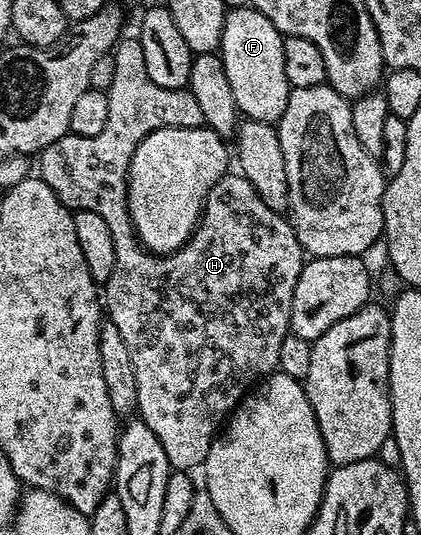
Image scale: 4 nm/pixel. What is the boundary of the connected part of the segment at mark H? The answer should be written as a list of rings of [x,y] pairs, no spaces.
[[[126,35],[114,46],[114,58],[116,59],[116,71],[112,78],[112,87],[108,90],[108,124],[104,126],[104,131],[100,135],[91,137],[76,137],[67,135],[56,139],[47,149],[42,150],[36,157],[36,173],[42,178],[52,191],[71,211],[83,209],[84,211],[96,211],[104,223],[108,223],[108,228],[112,231],[112,243],[116,246],[116,267],[112,271],[112,279],[108,279],[104,286],[104,313],[112,323],[116,323],[124,343],[128,346],[128,351],[132,354],[132,367],[136,371],[136,391],[138,392],[137,416],[148,427],[152,427],[152,435],[160,439],[160,447],[164,447],[164,455],[168,455],[168,463],[174,471],[194,471],[194,468],[205,466],[206,456],[212,447],[215,437],[227,424],[228,418],[237,409],[239,401],[251,392],[252,387],[258,382],[269,377],[271,373],[278,369],[280,359],[280,343],[284,343],[286,334],[290,332],[290,316],[292,315],[292,295],[296,291],[296,279],[300,279],[300,271],[304,264],[304,254],[302,244],[296,239],[296,231],[289,220],[281,213],[274,213],[272,207],[264,204],[264,199],[256,195],[256,187],[248,183],[248,179],[241,175],[227,175],[208,191],[206,207],[202,211],[202,219],[195,227],[193,235],[177,249],[175,253],[159,255],[150,252],[142,246],[134,231],[134,224],[128,211],[128,175],[130,174],[130,164],[132,155],[136,155],[136,147],[152,131],[157,129],[196,129],[203,124],[200,115],[200,106],[196,104],[196,99],[188,95],[186,89],[161,89],[148,79],[148,67],[144,67],[144,47],[137,36]]]

